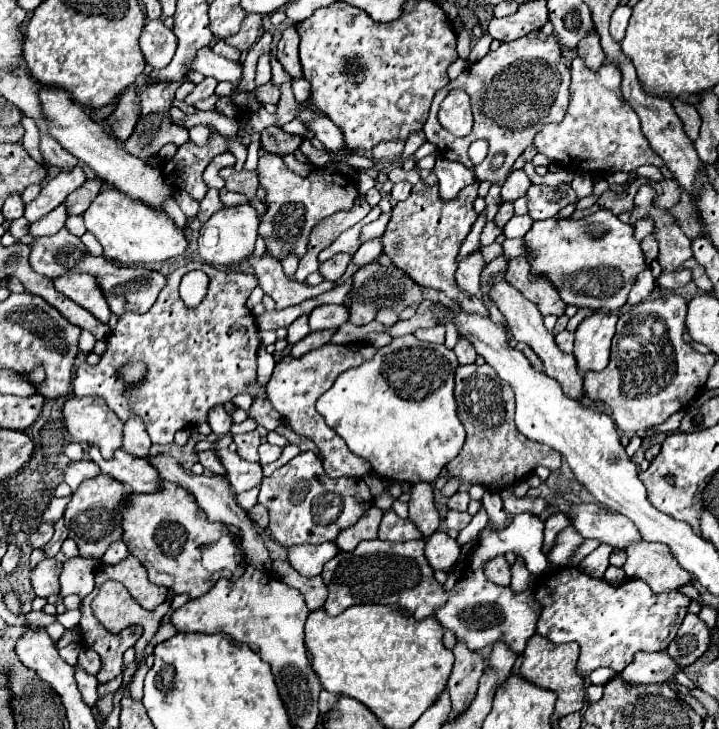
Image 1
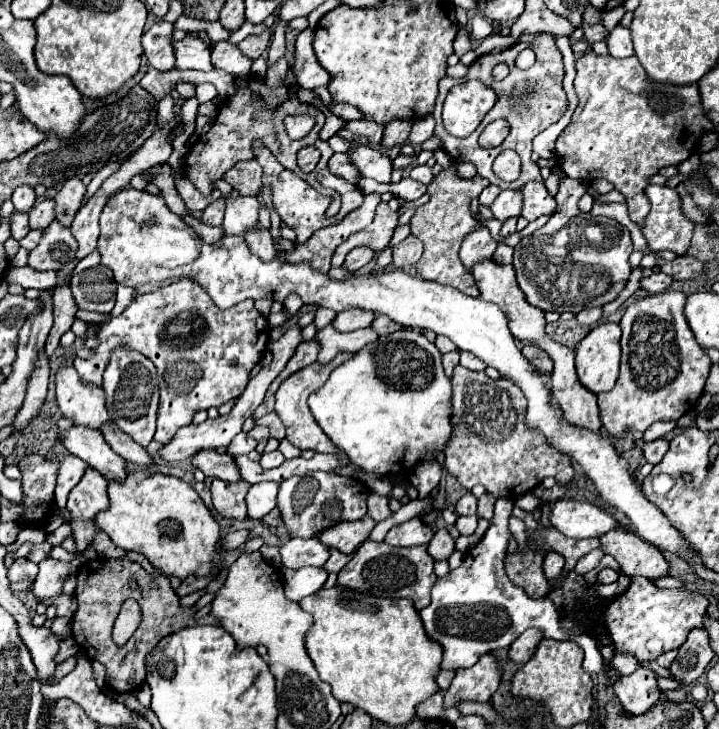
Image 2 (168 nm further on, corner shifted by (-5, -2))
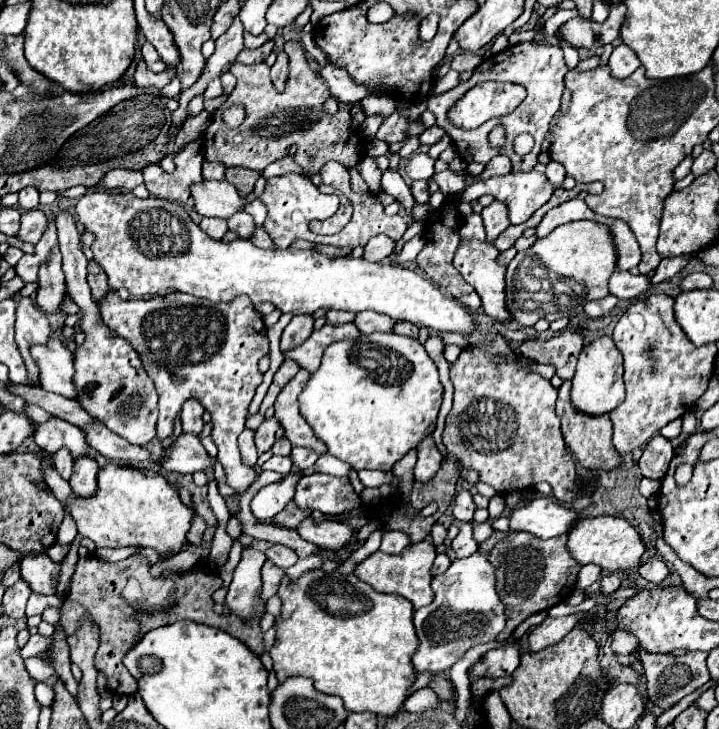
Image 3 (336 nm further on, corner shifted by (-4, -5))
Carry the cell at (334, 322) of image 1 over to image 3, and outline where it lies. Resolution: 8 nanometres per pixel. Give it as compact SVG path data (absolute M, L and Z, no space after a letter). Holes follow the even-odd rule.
M360 312L354 320L354 324L358 326L358 330L362 334L372 334L372 332L394 332L394 324L392 318L384 316L384 314L376 314L376 312Z

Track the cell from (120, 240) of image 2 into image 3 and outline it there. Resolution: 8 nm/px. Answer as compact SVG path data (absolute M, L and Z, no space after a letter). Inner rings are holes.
M90 190L76 204L78 222L94 234L92 252L94 260L104 268L108 282L114 290L126 288L130 296L162 296L172 292L184 292L212 302L230 302L236 296L248 294L254 304L272 302L278 310L290 314L312 314L318 308L336 308L336 310L374 310L388 314L396 322L412 322L416 326L426 326L434 332L468 332L476 324L466 308L446 296L430 280L422 278L418 272L380 262L372 264L364 258L352 256L326 256L316 250L262 250L250 240L238 238L234 242L212 240L198 224L192 222L188 212L178 202L168 202L164 198L146 198L140 200L132 192L110 192L110 190Z

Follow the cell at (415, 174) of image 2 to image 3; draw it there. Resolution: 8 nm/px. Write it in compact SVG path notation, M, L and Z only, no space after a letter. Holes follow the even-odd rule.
M444 170L434 174L434 180L438 182L440 190L446 196L462 196L462 192L466 190L466 178L460 178L460 172L452 172L452 170Z

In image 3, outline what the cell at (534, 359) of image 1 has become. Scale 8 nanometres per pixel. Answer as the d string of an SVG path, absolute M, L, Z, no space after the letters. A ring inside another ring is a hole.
M564 328L562 334L548 340L526 340L520 344L520 354L538 362L556 366L556 374L562 380L574 376L576 358L584 348L584 334L578 328Z

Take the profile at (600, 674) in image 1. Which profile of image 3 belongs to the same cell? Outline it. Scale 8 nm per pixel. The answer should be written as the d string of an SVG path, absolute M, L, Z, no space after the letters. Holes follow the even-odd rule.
M474 552L468 558L454 560L452 566L432 578L434 602L414 612L414 628L420 640L412 666L416 674L428 670L432 674L448 670L468 648L482 642L492 642L504 628L504 604L494 588L494 568L488 556Z

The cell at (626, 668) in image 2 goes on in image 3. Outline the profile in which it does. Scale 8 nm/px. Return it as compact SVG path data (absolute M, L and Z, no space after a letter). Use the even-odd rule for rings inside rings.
M616 628L616 630L610 632L610 636L612 636L612 644L610 646L618 654L628 656L628 654L632 654L638 648L638 638L634 634L628 634L628 630Z

